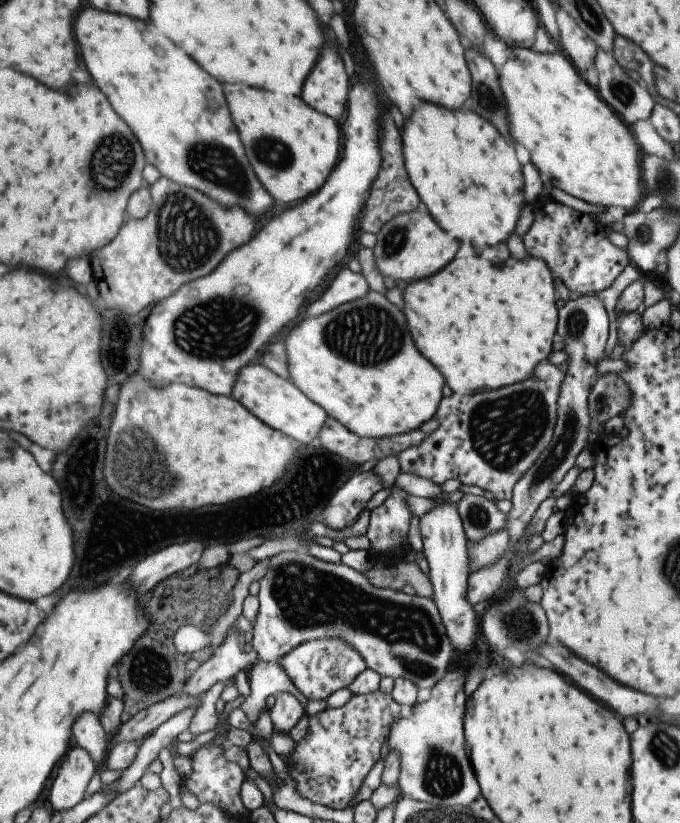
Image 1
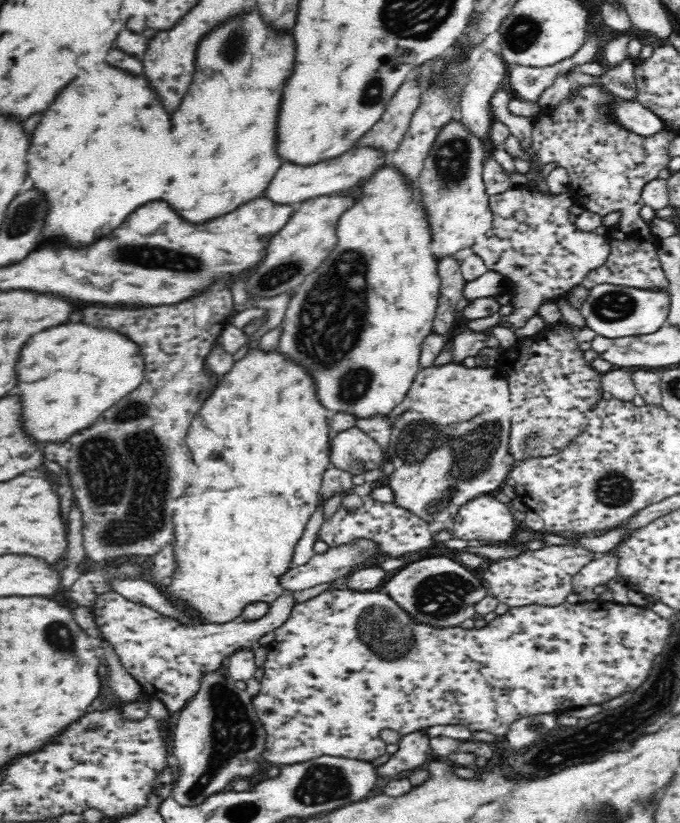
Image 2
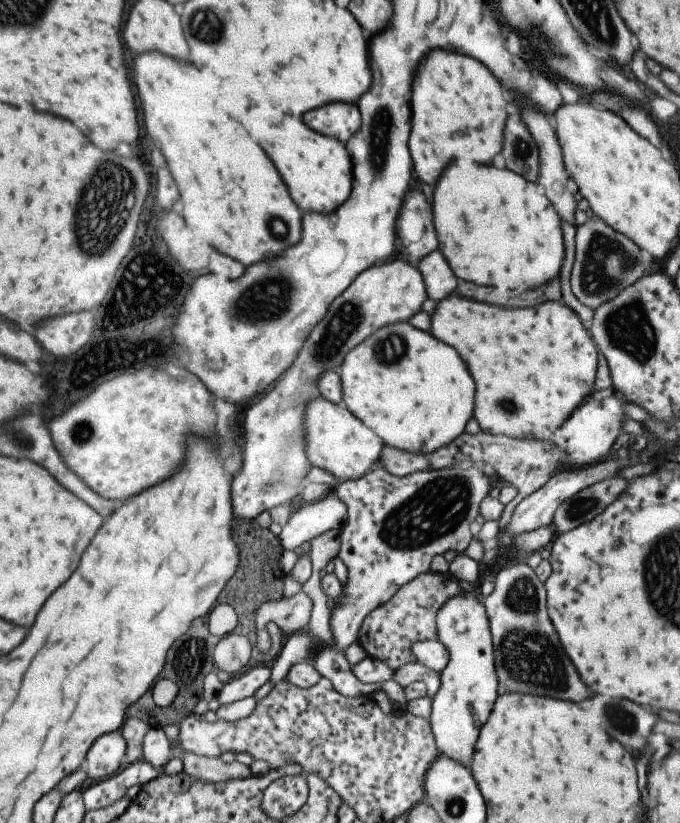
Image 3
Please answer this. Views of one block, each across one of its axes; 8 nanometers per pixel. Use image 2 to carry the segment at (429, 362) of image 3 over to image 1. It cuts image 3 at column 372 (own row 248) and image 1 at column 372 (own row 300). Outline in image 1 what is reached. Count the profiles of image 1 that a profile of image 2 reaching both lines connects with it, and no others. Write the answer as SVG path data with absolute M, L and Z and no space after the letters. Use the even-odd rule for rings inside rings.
M369 289L365 298L351 300L317 318L299 320L283 338L287 356L289 380L301 394L321 406L325 415L343 424L356 436L364 438L391 438L411 430L433 418L441 402L441 374L415 350L409 340L407 324L385 296Z

